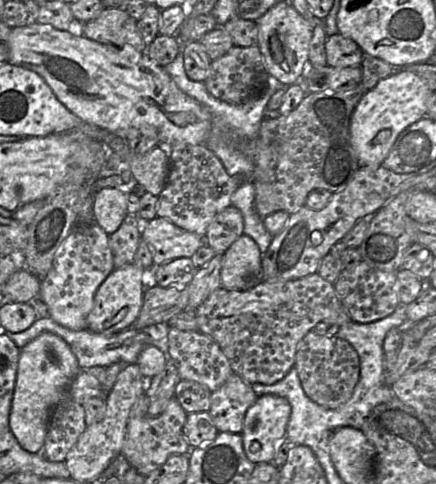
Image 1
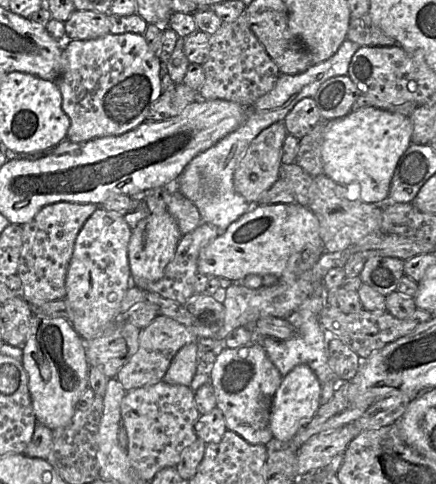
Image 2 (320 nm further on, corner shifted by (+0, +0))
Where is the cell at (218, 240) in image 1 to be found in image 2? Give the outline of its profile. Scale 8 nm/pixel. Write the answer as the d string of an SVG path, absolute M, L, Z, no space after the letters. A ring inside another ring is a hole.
M203 222L194 231L183 235L163 277L147 285L145 290L184 303L194 294L193 283L195 275L199 273L198 259L201 251L219 234L215 226Z

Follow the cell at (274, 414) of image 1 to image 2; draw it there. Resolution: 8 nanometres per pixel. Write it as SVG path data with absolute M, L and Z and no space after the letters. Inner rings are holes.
M306 364L295 366L283 377L273 397L270 413L270 429L275 443L289 444L300 427L315 415L321 406L321 390L321 382Z

